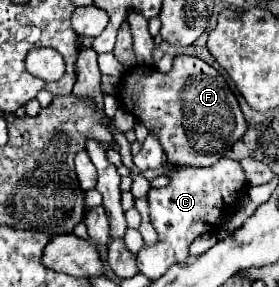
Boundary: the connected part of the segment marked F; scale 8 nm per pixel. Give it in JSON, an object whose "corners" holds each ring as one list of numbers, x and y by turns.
{"corners":[[176,55,168,73,136,65,122,75,120,103,158,137,164,155,174,165,214,165,246,131,244,115,226,79,206,61]]}

